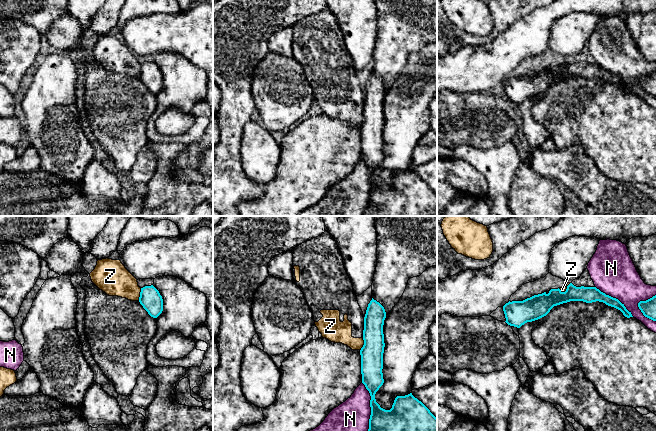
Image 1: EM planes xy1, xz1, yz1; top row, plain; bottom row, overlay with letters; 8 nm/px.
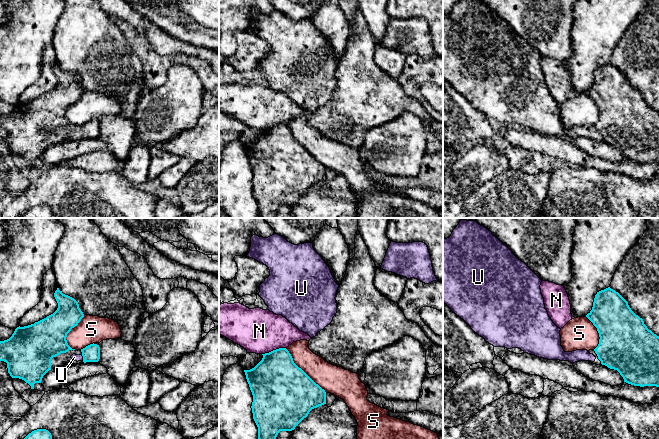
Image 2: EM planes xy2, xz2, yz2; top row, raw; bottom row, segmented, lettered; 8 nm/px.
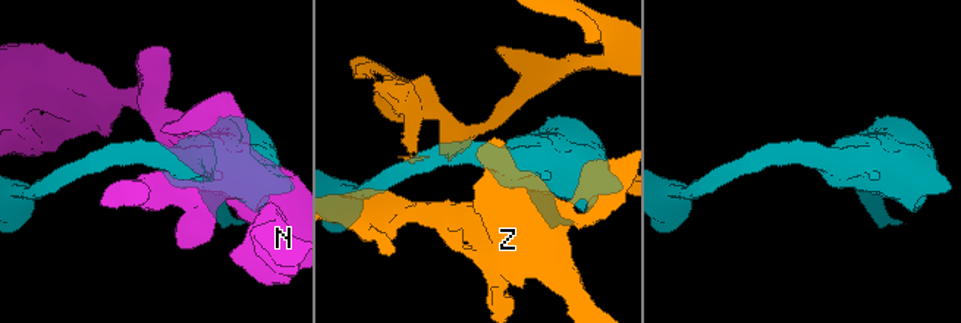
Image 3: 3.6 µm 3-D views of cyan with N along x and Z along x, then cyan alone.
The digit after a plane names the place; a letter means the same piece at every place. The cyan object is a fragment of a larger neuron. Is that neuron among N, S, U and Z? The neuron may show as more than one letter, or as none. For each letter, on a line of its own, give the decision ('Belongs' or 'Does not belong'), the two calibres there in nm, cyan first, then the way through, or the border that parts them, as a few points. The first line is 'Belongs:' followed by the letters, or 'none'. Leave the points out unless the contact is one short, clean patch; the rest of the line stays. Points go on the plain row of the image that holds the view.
Belongs: U
N: Does not belong. Thickness 400 nm (cyan) against 340 nm
S: Does not belong. Thickness 500 nm (cyan) against 220 nm
U: Belongs. Thickness 140 nm (cyan) against 50 nm. Path across: xy2 (91, 129), (83, 133), (74, 133)
Z: Does not belong. Thickness 180 nm (cyan) against 180 nm. Boundary: xz1 (363, 113), (363, 122), (360, 126)

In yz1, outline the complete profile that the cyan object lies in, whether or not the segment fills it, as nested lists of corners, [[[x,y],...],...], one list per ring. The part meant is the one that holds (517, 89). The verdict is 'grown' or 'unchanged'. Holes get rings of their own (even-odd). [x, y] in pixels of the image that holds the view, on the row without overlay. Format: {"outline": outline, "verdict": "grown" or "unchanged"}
{"outline": [[[570,59],[565,68],[562,68],[559,64],[551,65],[548,70],[544,68],[523,77],[509,77],[503,82],[505,98],[510,102],[520,104],[527,98],[546,92],[554,82],[570,77],[603,78],[620,86],[625,93],[633,93],[631,88],[618,75],[606,71],[596,63],[576,63]]], "verdict": "unchanged"}

